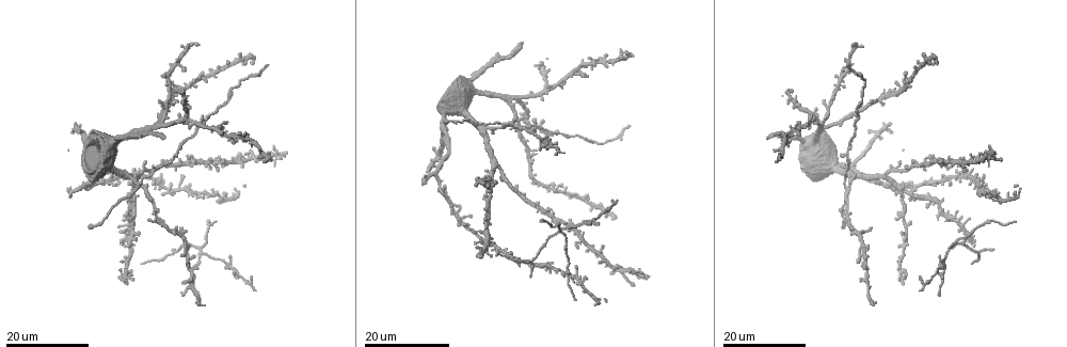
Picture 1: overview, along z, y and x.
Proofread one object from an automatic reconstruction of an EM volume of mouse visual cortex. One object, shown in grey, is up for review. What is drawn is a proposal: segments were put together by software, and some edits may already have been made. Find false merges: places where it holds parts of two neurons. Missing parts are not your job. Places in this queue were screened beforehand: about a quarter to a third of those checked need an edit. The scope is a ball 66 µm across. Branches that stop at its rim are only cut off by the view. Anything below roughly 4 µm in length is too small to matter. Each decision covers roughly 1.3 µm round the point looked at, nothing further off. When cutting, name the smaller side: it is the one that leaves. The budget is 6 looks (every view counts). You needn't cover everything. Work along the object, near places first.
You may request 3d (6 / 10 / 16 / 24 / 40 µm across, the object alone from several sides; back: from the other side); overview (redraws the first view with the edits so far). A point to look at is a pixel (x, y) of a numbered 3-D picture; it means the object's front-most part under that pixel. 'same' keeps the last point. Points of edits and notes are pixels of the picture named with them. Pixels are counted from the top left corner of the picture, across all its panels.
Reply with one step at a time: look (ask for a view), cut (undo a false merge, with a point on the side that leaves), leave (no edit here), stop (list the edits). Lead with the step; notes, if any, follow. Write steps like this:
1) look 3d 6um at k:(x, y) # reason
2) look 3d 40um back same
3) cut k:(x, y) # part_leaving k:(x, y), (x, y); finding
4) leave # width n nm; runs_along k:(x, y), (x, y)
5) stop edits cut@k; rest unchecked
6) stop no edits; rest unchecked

look 3d 16um at 1:(949, 247)

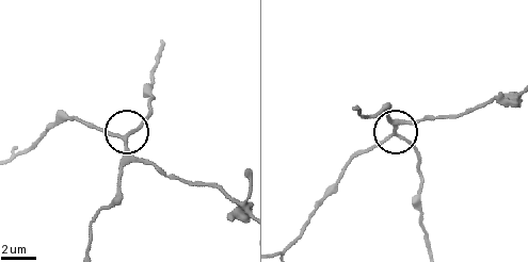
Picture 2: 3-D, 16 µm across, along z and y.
look 3d 6um at 2:(123, 138)

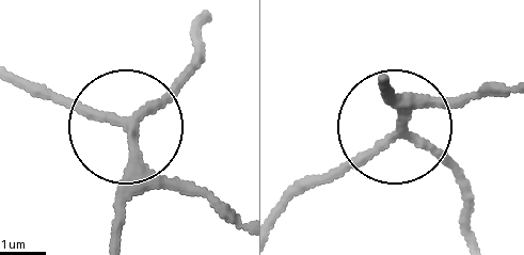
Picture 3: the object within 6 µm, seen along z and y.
look 3d 6um back at 3:(132, 129)

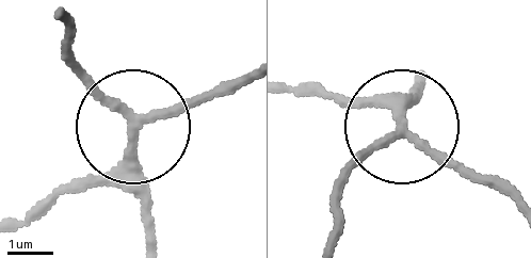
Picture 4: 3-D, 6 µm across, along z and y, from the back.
leave # width 200 nm; one neuron here

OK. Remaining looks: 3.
look 3d 16um at 1:(887, 174)

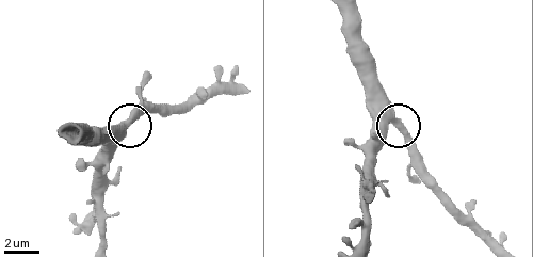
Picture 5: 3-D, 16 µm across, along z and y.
look 3d 10um at 5:(391, 118)

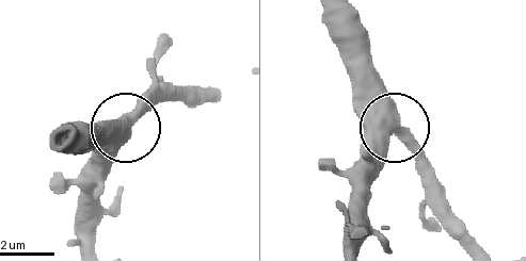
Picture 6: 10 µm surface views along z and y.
leave # continuous, no second neuron

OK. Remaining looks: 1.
stop no edits; rest unchecked

